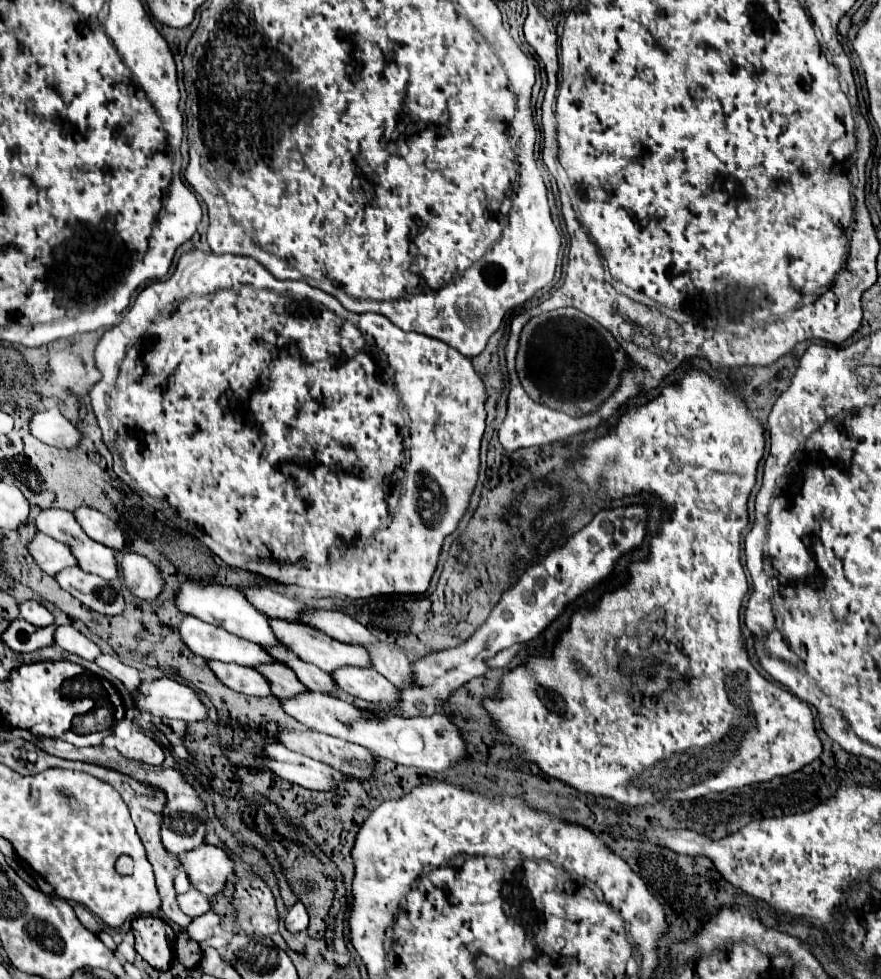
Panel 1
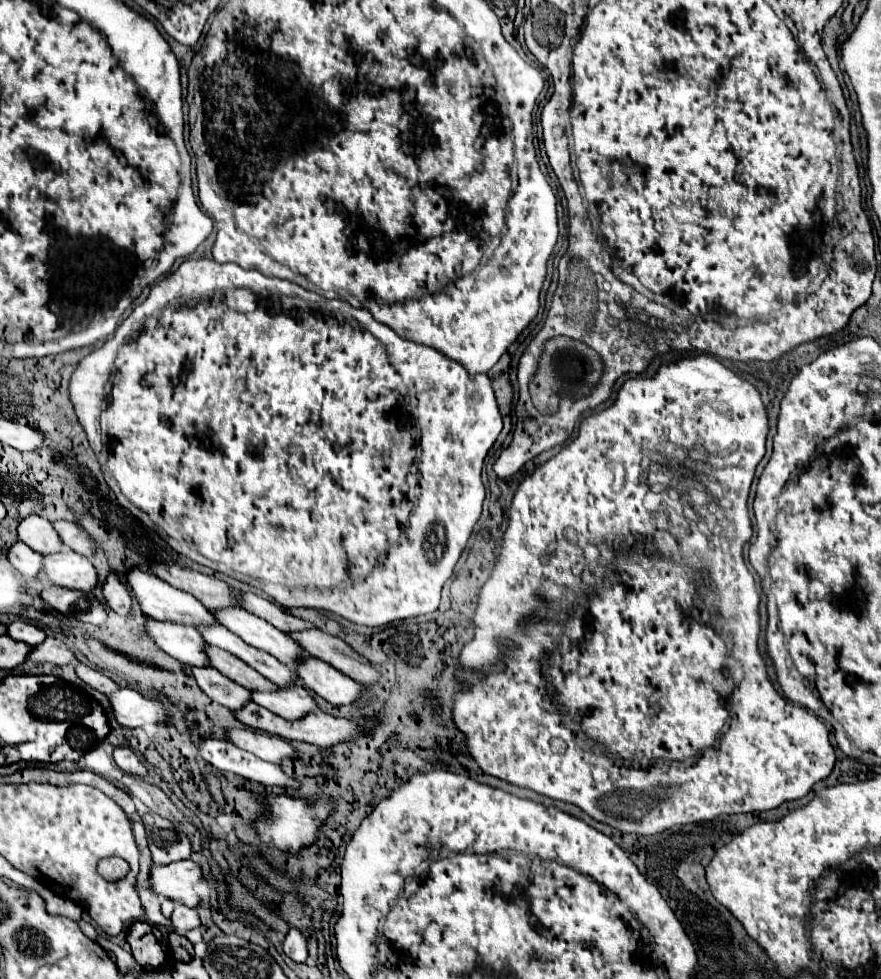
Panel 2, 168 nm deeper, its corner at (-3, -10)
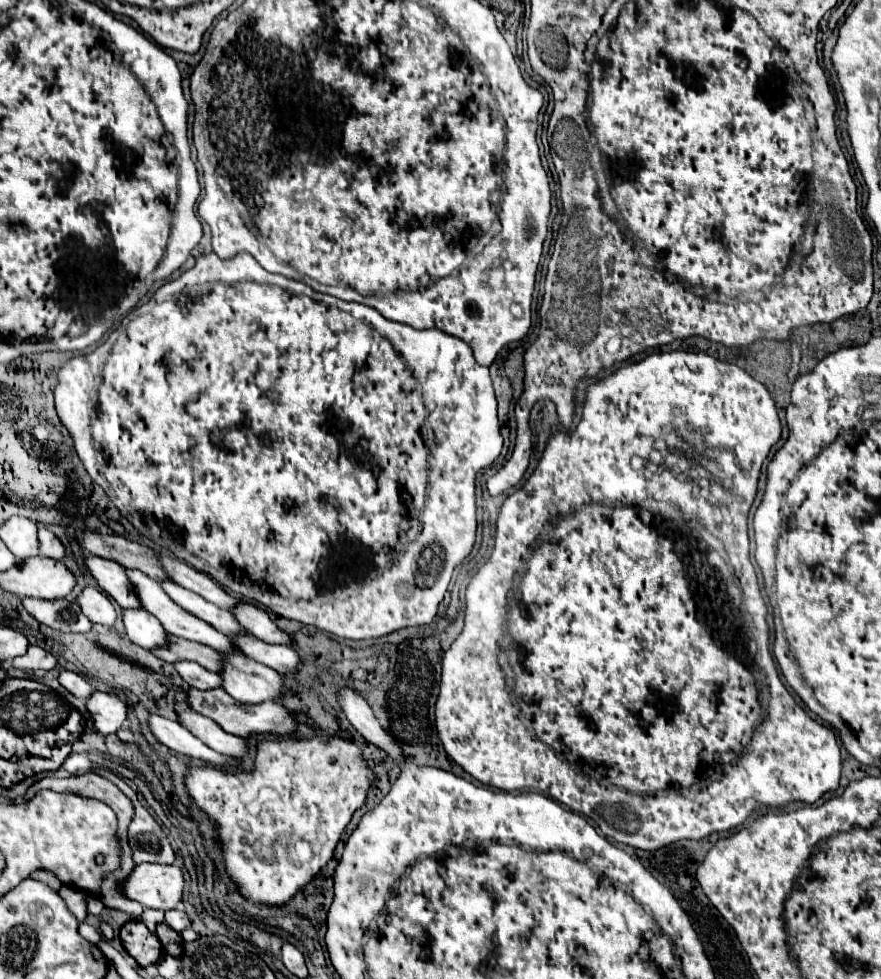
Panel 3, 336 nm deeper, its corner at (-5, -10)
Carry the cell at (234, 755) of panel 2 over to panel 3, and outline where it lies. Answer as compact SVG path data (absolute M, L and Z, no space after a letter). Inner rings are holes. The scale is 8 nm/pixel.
M148 715L148 727L150 727L152 735L162 745L166 745L168 749L172 749L176 753L202 759L202 761L206 761L210 765L216 765L216 767L224 767L224 765L232 767L232 765L236 765L234 757L226 757L222 753L212 751L200 739L196 739L190 731L180 727L176 721L168 721L168 719L160 717L160 715Z

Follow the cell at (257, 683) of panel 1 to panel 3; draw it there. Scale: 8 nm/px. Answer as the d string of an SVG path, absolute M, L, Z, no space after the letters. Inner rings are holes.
M180 661L174 665L178 675L190 685L190 687L196 687L200 691L206 691L206 689L214 689L214 687L220 687L222 679L218 677L218 673L210 673L206 671L204 667L200 667L198 663L192 663L192 661Z

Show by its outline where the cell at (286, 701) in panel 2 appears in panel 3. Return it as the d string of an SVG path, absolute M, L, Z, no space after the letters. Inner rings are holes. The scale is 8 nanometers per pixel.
M222 653L222 689L240 703L276 701L282 695L282 677L244 655Z

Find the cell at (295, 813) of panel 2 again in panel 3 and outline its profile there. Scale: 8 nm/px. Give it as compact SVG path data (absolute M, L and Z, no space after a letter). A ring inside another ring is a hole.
M276 737L262 739L256 745L250 771L190 767L184 783L192 805L198 807L218 829L226 875L236 883L238 893L260 907L282 907L290 903L294 895L334 857L344 827L350 823L354 811L364 805L366 793L372 789L374 771L370 771L358 745L342 737Z

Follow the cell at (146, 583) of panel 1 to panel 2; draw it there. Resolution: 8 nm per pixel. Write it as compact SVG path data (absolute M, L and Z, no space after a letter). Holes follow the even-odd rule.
M112 571L106 579L106 583L102 585L102 593L104 593L104 601L106 605L118 613L118 615L128 615L132 609L132 593L128 591L122 575L118 571Z

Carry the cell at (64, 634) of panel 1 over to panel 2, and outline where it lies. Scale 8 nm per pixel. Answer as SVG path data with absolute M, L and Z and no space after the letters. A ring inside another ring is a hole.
M48 637L44 643L36 645L36 647L30 651L28 659L40 661L40 663L50 661L50 663L54 663L54 665L72 665L72 663L78 661L76 655L74 655L74 653L66 647L66 643L64 643L62 639L58 639L58 637Z

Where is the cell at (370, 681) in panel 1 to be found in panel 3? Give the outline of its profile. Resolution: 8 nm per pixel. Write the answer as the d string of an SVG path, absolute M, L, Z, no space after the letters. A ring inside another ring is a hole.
M242 633L242 635L236 635L232 639L234 647L238 647L238 651L266 667L272 667L274 671L278 671L280 675L286 675L290 671L296 669L298 665L298 653L288 647L288 645L270 645L270 643L264 643L260 639L254 639L252 635L248 633Z

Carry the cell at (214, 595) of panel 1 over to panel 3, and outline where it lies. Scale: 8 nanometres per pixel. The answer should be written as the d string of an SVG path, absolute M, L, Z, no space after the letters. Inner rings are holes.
M88 555L84 557L84 573L90 575L98 587L108 595L112 597L120 607L142 607L136 593L134 593L134 585L126 579L126 573L124 569L116 563L116 561L110 561L110 559L102 559L102 557L94 557L94 555Z

